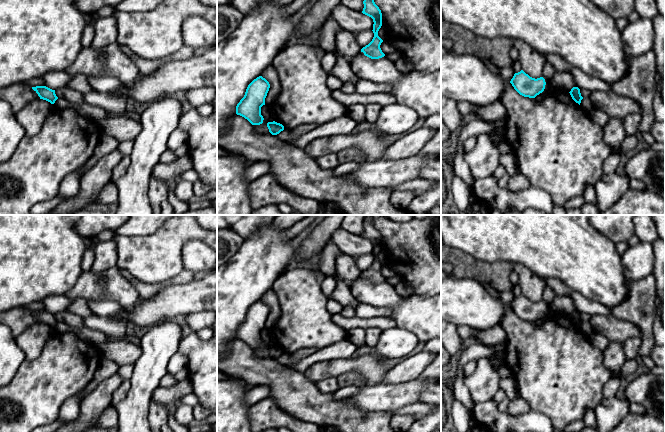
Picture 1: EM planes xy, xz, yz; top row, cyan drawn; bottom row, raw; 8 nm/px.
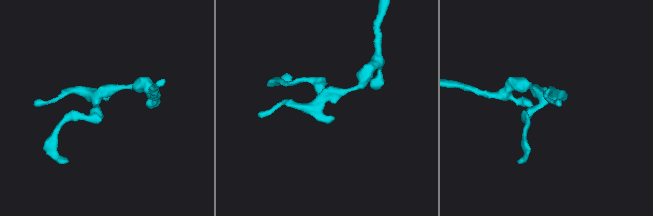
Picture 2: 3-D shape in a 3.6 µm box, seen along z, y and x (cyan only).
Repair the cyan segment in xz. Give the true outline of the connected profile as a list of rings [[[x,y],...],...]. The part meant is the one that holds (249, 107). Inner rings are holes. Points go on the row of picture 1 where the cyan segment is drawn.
[[[262,76],[254,79],[247,87],[244,97],[236,106],[236,114],[247,119],[252,125],[263,123],[261,107],[265,105],[265,98],[270,84]]]

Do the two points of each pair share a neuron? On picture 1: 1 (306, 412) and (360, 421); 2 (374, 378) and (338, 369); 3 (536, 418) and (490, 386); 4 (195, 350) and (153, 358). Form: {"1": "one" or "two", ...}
{"1": "one", "2": "one", "3": "two", "4": "two"}

